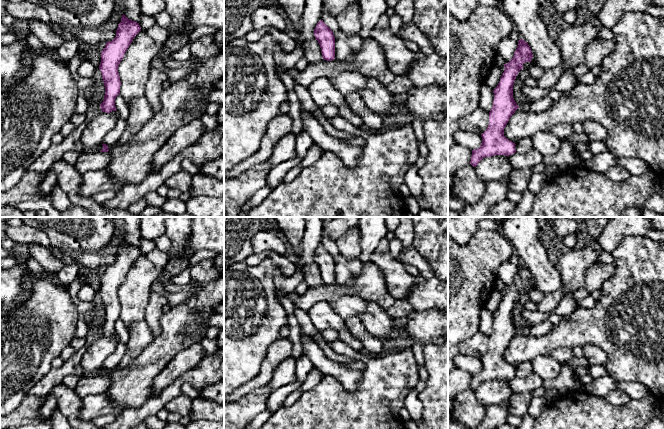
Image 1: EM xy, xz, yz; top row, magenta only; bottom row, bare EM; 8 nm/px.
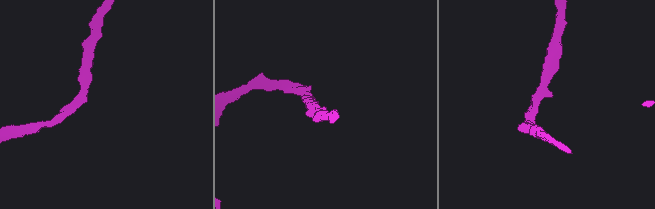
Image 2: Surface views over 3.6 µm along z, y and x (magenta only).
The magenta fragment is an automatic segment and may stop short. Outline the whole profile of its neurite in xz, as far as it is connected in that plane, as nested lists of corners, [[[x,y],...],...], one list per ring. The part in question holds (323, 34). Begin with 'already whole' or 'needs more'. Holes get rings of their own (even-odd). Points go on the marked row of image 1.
already whole; [[[320,20],[314,29],[315,39],[318,41],[324,60],[335,59],[335,37],[332,30]]]

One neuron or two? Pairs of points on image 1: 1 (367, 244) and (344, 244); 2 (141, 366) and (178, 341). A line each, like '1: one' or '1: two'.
1: two
2: one

